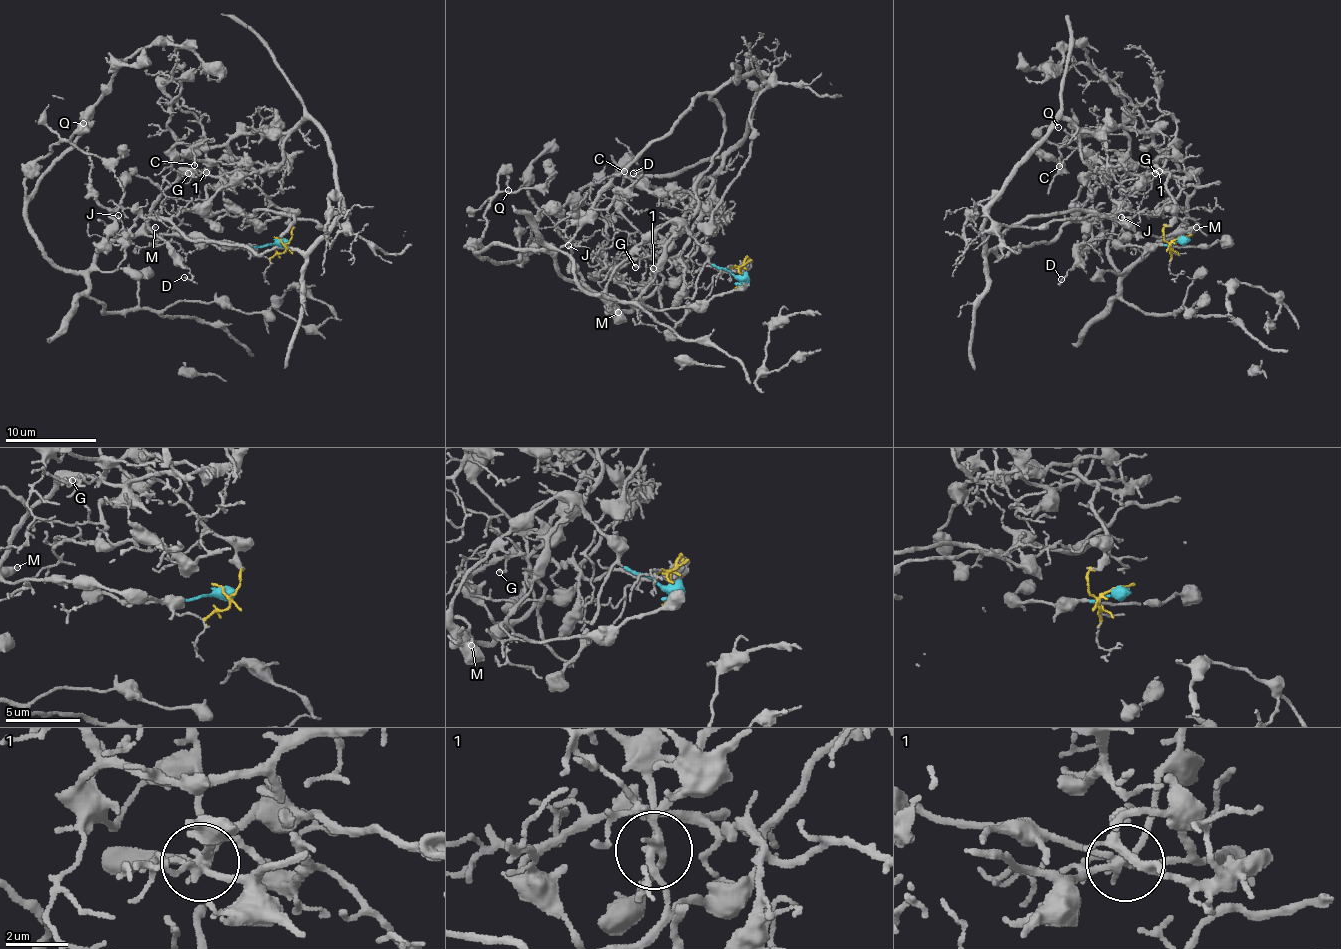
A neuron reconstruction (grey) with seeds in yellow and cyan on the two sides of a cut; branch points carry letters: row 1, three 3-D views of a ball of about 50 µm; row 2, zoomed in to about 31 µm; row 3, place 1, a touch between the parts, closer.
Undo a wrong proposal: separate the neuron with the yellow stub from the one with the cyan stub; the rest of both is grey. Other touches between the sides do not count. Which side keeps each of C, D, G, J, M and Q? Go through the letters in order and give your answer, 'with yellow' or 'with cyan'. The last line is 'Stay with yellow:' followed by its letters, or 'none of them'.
C: with cyan
D: with yellow
G: with yellow
J: with yellow
M: with cyan
Q: with cyan
Stay with yellow: D, G, J

